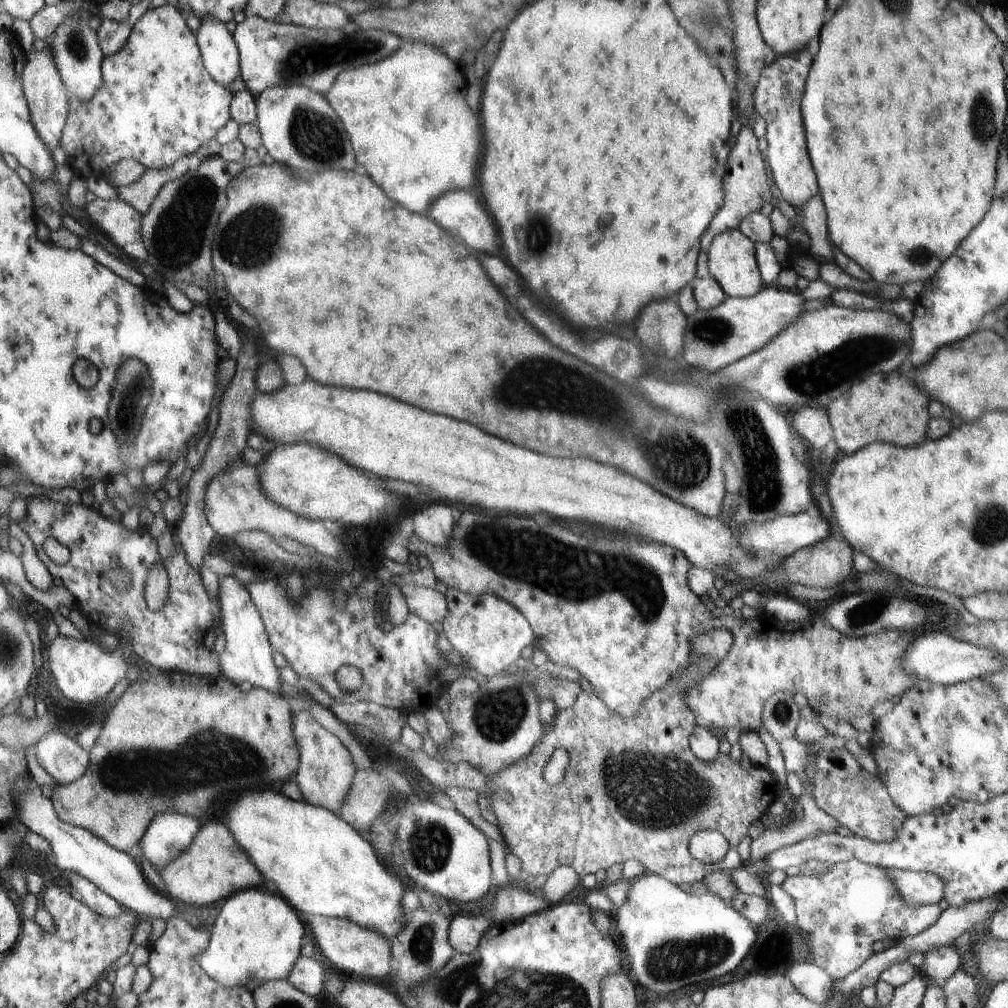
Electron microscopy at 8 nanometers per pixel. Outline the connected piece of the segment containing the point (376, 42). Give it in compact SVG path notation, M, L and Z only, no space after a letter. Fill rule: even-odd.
M246 17L232 33L238 52L240 78L253 96L268 87L304 85L317 92L327 92L343 70L369 65L398 50L403 40L380 29L356 29L351 34L337 30L309 29L300 25L280 24L262 17ZM326 40L336 40L326 44Z

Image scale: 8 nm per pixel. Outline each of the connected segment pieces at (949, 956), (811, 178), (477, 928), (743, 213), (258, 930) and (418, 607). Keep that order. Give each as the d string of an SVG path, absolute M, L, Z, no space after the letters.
M954 947L933 948L923 955L924 961L917 970L929 980L945 981L958 967L962 966Z
M807 48L792 55L778 57L769 66L765 65L753 90L753 108L765 123L764 138L768 143L766 157L772 172L771 180L782 193L782 198L794 209L802 208L819 193L817 176L808 154L801 113L801 100L812 63Z
M457 914L451 920L448 940L455 951L472 954L479 943L479 938L492 926L492 922L482 916L463 916Z
M748 124L737 128L736 144L729 152L727 160L727 171L723 176L724 204L714 215L712 222L700 237L701 250L707 251L710 243L720 233L730 229L738 229L741 219L747 217L751 212L760 211L766 202L770 203L772 193L766 176L766 163L758 148L758 137L752 132Z
M249 888L226 899L209 933L208 948L197 959L208 976L225 987L284 981L302 955L306 931L299 912L274 889Z
M416 584L403 585L401 590L406 597L410 611L417 614L422 620L440 628L448 607L445 596L436 589L420 587Z

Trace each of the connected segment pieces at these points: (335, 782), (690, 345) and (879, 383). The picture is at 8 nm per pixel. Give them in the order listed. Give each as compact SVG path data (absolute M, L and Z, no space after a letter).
M307 710L291 715L292 734L299 748L299 765L292 776L305 803L322 807L341 816L341 808L353 783L352 755L334 734L326 731Z
M778 285L764 286L751 297L726 297L716 308L696 311L688 318L688 328L684 337L682 360L690 367L698 367L709 373L715 373L725 366L732 365L764 348L775 336L778 336L789 324L800 318L806 311L805 298L798 290L781 288Z
M892 372L886 380L886 374L876 374L876 376L868 376L866 380L854 384L845 393L836 397L825 409L827 412L831 427L833 430L833 440L838 445L842 456L850 456L860 448L864 448L867 444L880 441L881 443L896 444L896 446L916 446L922 444L926 440L926 428L928 428L928 396L924 396L918 388L912 386L912 382L908 382L902 374Z

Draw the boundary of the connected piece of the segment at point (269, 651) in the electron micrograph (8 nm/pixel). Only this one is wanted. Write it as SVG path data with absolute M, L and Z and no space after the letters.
M226 575L219 580L217 596L219 597L221 614L221 630L224 632L224 636L226 636L226 647L224 651L222 653L216 653L219 672L235 685L240 684L240 682L250 682L254 687L260 687L272 694L279 695L280 683L282 683L280 682L278 672L280 668L276 666L272 659L274 650L268 640L259 610L253 603L247 588L239 580L236 580L234 575Z

